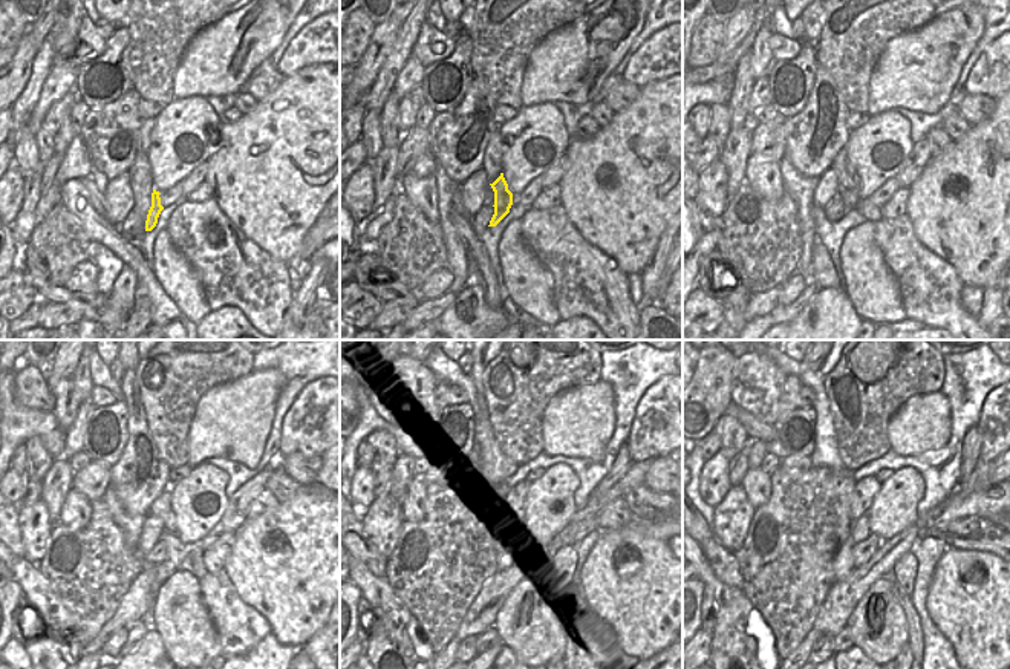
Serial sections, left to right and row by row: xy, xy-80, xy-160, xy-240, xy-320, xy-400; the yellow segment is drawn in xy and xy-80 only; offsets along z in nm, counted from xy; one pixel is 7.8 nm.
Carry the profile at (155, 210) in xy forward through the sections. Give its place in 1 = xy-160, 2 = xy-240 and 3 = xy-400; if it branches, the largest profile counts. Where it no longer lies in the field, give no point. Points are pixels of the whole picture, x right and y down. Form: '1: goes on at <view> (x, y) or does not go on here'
1: goes on at xy-160 (850, 169)
2: goes on at xy-240 (161, 507)
3: goes on at xy-400 (865, 490)

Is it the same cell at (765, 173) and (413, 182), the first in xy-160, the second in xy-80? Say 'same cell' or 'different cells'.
same cell

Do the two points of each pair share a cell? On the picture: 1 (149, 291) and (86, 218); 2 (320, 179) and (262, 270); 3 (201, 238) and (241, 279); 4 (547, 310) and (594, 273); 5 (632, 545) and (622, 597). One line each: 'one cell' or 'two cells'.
1: one cell
2: two cells
3: one cell
4: two cells
5: one cell

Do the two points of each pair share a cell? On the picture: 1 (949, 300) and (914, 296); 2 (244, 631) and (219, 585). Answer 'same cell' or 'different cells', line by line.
1: same cell
2: same cell

